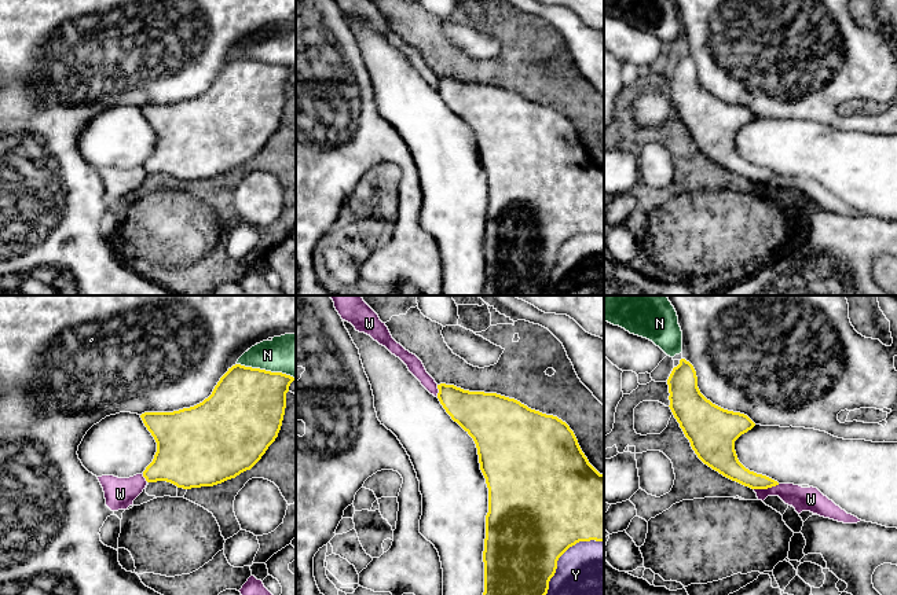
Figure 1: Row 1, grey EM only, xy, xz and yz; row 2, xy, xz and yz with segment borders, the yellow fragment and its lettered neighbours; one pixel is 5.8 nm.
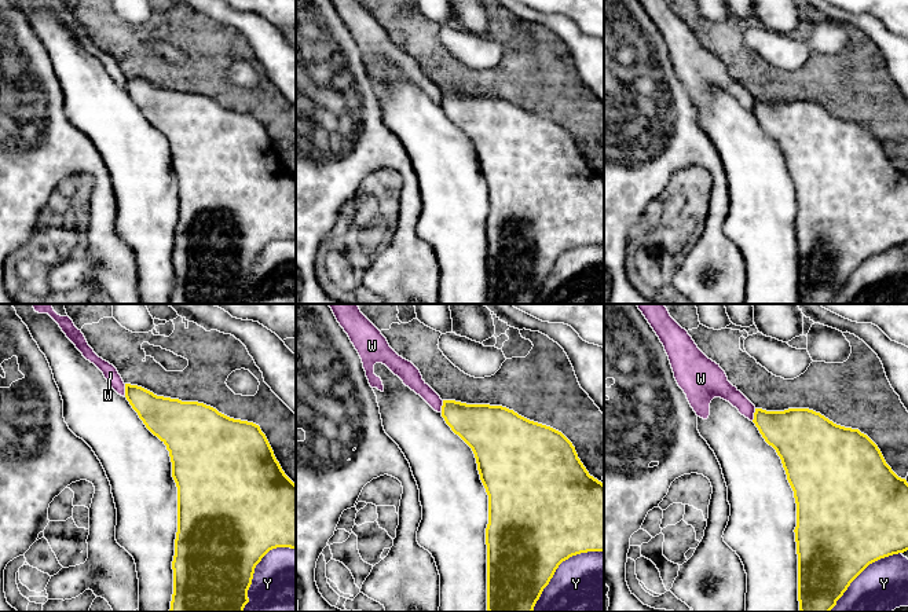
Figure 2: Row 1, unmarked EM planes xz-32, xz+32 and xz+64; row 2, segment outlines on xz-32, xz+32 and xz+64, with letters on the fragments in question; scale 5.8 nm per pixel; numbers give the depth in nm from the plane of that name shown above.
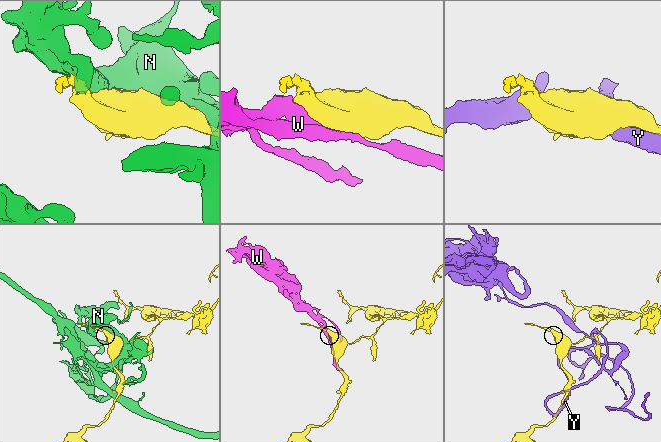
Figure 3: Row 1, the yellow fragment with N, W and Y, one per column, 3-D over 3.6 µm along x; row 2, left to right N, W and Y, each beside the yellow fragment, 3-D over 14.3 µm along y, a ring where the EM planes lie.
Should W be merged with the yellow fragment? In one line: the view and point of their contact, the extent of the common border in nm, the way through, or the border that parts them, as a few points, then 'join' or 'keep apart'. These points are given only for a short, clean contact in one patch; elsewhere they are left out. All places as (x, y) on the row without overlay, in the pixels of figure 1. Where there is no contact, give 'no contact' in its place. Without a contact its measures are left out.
contact yz (766, 180); length 160 nm; join

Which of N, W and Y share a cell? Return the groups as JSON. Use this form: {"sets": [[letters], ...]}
{"sets": [["N"], ["W"], ["Y"]]}

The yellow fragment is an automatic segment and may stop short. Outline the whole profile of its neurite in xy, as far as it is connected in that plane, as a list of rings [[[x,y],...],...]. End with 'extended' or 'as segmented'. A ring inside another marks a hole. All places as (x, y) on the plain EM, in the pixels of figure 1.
[[[235,56],[220,70],[212,87],[202,95],[173,104],[142,106],[144,118],[157,135],[157,144],[142,166],[129,170],[98,169],[105,184],[106,198],[111,203],[127,202],[149,175],[166,173],[177,180],[191,181],[213,179],[250,162],[278,129],[286,100],[286,85],[293,73],[293,69],[282,65]]]; extended

